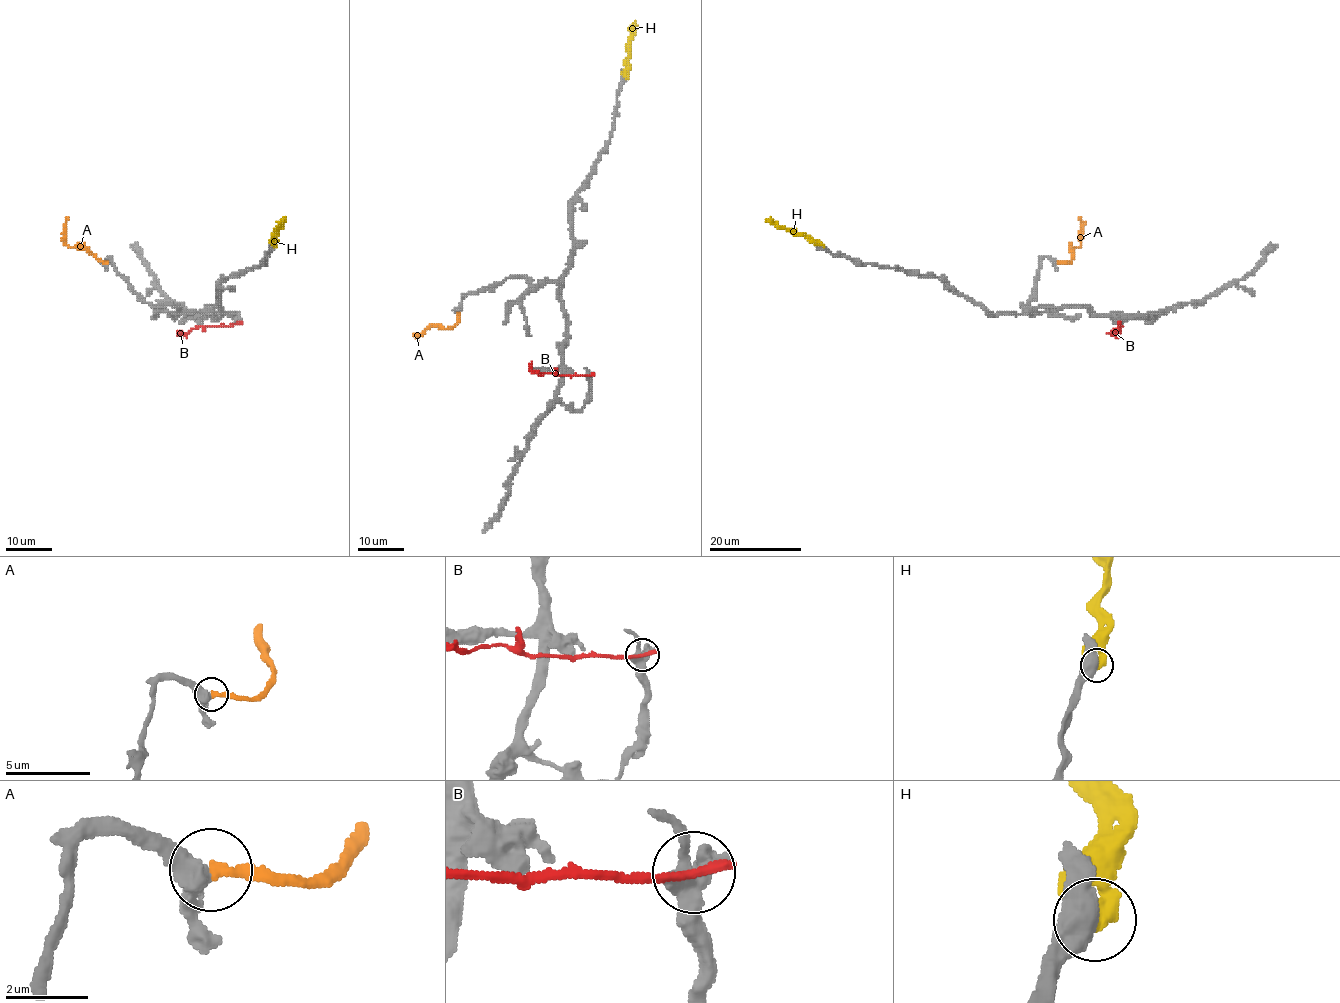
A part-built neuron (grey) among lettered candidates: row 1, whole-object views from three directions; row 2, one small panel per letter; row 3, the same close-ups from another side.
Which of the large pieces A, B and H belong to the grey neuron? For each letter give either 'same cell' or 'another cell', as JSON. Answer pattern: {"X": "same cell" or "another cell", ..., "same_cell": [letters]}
{"A": "same cell", "B": "another cell", "H": "another cell", "same_cell": ["A"]}

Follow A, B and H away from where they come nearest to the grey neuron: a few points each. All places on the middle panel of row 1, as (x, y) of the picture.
A: (458, 312), (459, 320), (453, 326), (444, 328), (431, 325), (419, 334)
B: (589, 374), (539, 373), (532, 368), (532, 362)
H: (626, 78), (635, 20)

